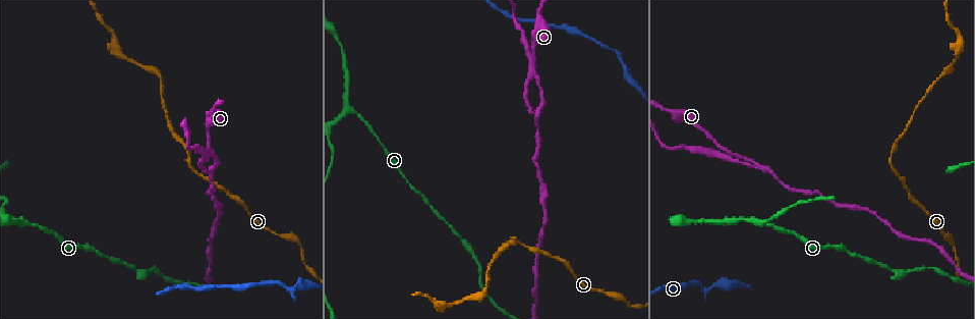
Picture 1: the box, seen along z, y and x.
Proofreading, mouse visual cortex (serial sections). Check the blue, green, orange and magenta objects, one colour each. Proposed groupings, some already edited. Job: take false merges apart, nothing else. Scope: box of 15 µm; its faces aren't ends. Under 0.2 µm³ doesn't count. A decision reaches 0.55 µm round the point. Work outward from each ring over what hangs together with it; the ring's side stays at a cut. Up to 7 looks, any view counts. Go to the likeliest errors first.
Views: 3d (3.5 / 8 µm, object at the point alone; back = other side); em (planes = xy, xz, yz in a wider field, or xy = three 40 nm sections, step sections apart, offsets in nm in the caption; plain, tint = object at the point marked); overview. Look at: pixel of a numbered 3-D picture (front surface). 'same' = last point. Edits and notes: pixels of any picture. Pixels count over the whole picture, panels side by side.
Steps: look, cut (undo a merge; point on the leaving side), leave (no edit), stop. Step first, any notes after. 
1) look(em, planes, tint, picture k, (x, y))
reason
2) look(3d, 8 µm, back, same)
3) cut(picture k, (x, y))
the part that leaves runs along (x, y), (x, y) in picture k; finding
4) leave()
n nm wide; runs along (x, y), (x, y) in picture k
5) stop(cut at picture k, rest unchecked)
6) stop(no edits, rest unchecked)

look(3d, 3.5 µm, picture 1, (532, 73))

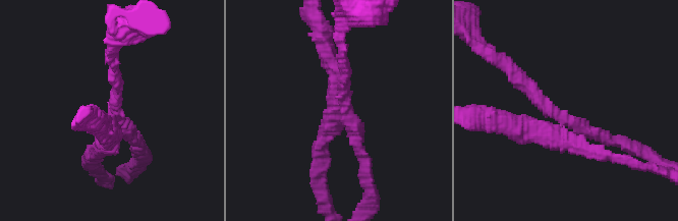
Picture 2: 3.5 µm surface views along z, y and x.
look(em, xy, step 5, tint, picture 2, (343, 110))

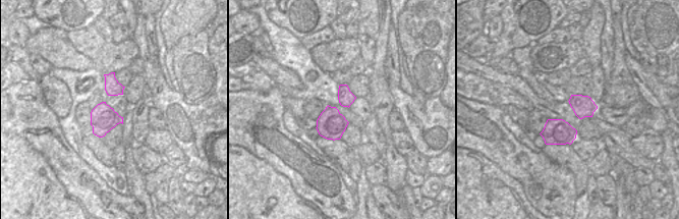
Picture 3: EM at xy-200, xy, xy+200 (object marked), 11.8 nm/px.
cut(picture 2, (584, 153))
the part that leaves runs along (559, 129), (517, 129), (481, 114) in picture 2; two cells meet here

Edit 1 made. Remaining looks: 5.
look(overview)

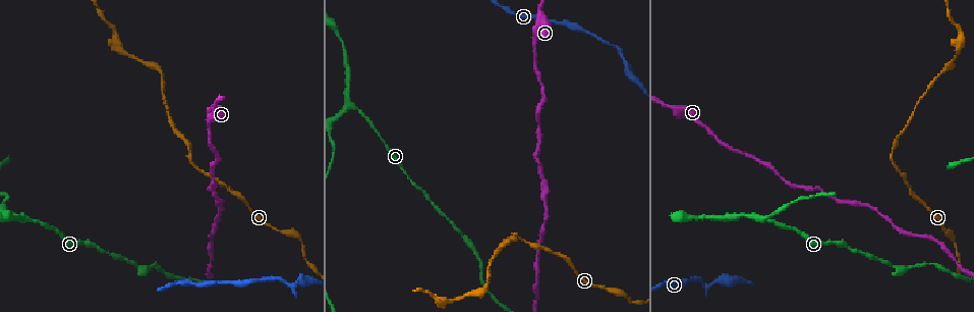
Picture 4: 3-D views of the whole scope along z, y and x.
look(3d, 8 µm, picture 4, (705, 288))
abrupt turn

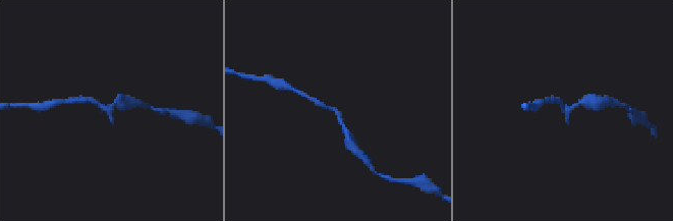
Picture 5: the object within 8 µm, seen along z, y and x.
look(em, xy, step 5, tint, picture 5, (106, 111))

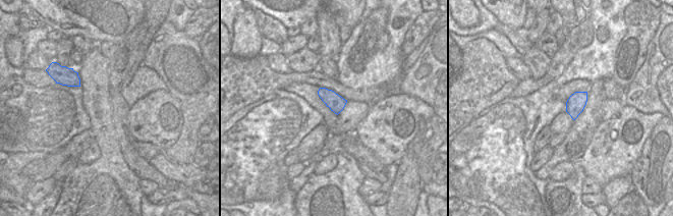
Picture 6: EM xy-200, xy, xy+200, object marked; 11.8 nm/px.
leave()
runs along (312, 99), (336, 111), (348, 135) in picture 5; continuous, no second cell

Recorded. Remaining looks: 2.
look(3d, 3.5 µm, picture 4, (762, 218))
three-way junction

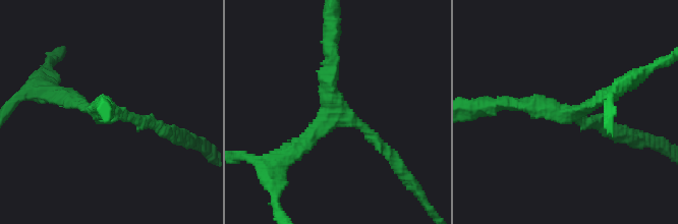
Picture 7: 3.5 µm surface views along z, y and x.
leave()
3 arms; arms of 150, 200, 200 nm; runs along (390, 154), (331, 97), (331, 48) in picture 7; all the same cell

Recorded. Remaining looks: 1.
stop(cut at picture 2, rest unchecked)

